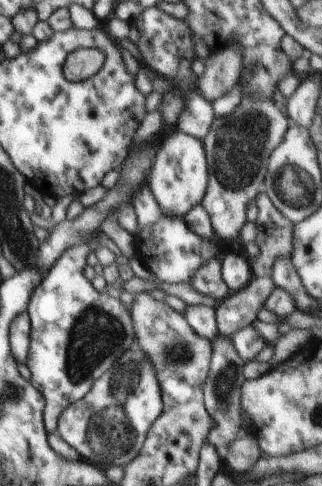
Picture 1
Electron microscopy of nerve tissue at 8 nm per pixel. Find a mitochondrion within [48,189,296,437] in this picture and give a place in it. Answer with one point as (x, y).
(96, 334)

